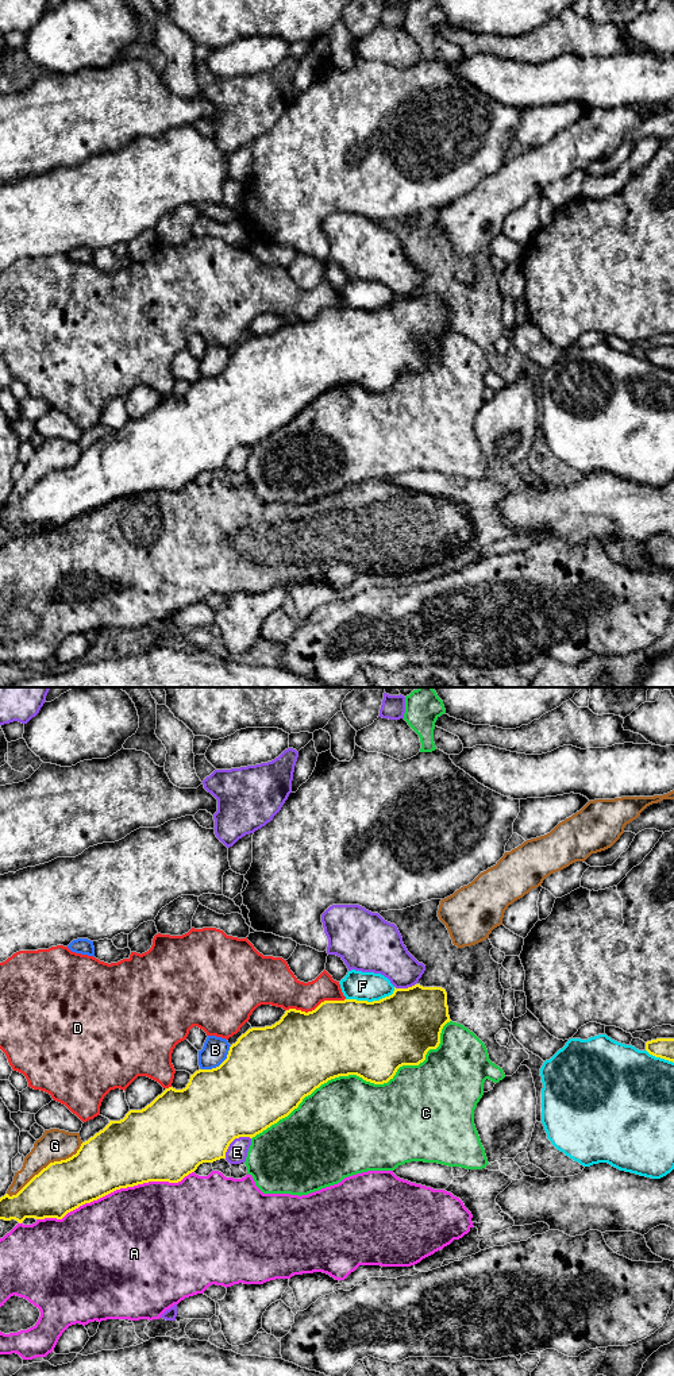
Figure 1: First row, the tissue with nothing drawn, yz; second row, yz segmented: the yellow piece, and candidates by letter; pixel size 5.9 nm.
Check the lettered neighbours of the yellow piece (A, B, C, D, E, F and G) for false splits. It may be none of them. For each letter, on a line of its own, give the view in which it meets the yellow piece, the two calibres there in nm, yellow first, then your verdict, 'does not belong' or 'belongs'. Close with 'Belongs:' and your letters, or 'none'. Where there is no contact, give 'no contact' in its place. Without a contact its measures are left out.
A: meets yellow in yz; 400 nm thick on the yellow side, 500 nm on the other; does not belong
B: meets yellow in yz; 480 nm thick on the yellow side, 150 nm on the other; does not belong
C: meets yellow in yz; 460 nm thick on the yellow side, 480 nm on the other; does not belong
D: meets yellow in yz; 440 nm thick on the yellow side, 220 nm on the other; does not belong
E: meets yellow in yz; 460 nm thick on the yellow side, 120 nm on the other; does not belong
F: meets yellow in yz; 460 nm thick on the yellow side, 180 nm on the other; does not belong
G: meets yellow in yz; 300 nm thick on the yellow side, 190 nm on the other; does not belong
Belongs: none

